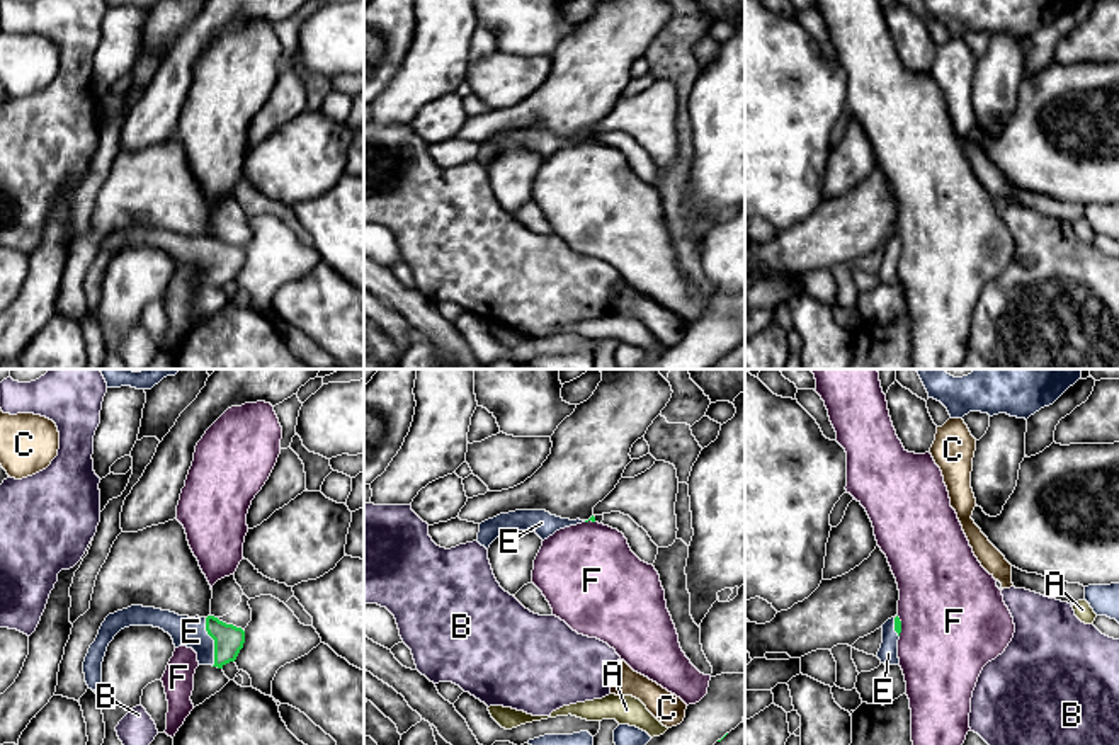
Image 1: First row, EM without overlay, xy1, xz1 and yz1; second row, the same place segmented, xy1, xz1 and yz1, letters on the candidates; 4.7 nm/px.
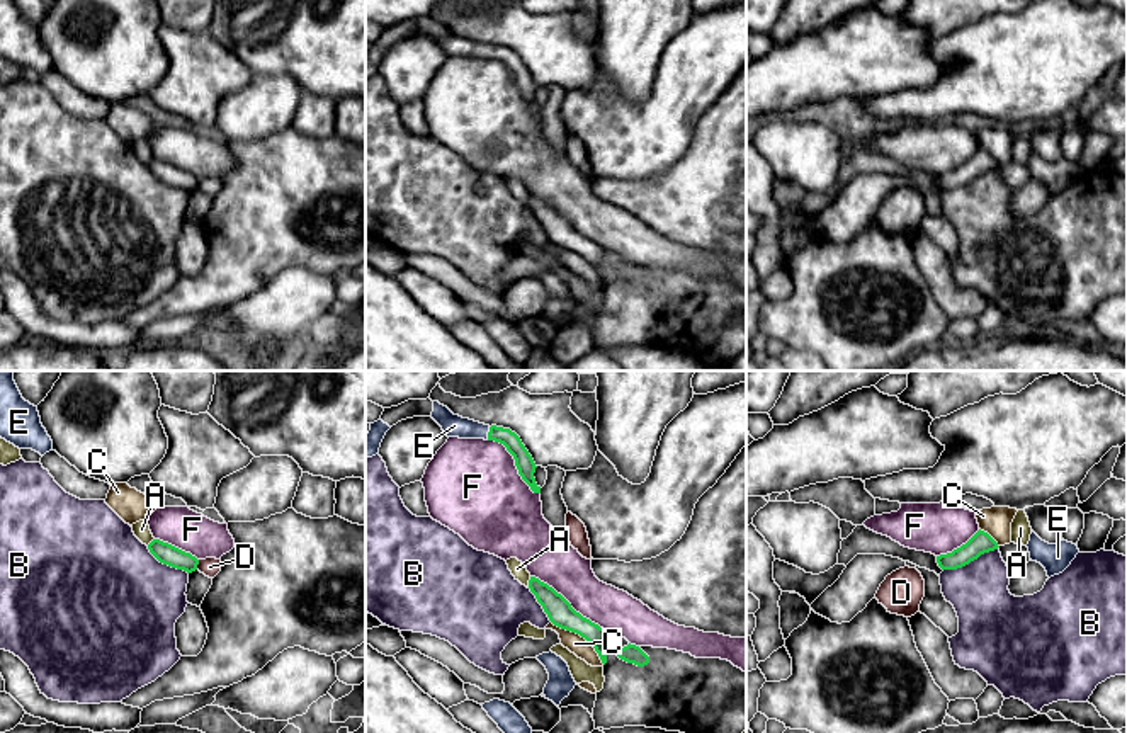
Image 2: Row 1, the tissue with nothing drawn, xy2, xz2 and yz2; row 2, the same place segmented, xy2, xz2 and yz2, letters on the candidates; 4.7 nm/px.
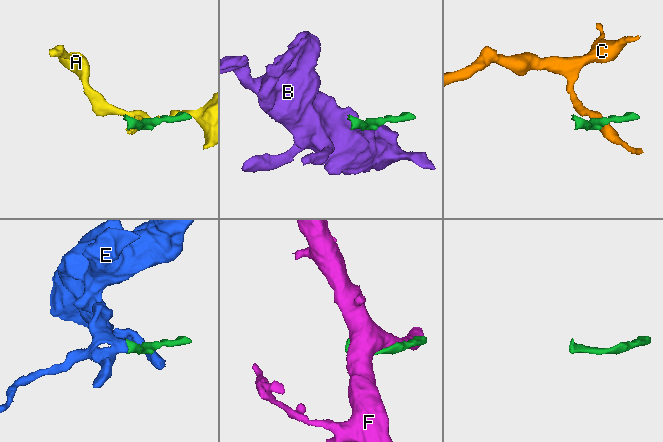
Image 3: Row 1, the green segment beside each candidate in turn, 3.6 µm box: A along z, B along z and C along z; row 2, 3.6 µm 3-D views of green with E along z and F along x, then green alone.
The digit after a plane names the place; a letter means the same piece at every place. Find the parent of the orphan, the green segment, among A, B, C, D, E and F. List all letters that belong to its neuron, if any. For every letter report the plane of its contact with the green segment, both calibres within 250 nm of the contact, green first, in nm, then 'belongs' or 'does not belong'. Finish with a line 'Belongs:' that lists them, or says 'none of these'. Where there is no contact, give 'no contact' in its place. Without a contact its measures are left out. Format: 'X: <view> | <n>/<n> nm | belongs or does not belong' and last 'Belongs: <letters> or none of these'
A: xz2 | 120/70 nm | does not belong
B: yz2 | 100/280 nm | does not belong
C: xz2 | 120/90 nm | does not belong
D: xy2 | 100/90 nm | does not belong
E: xy1 | 140/140 nm | belongs
F: xz2 | 120/240 nm | does not belong
Belongs: E

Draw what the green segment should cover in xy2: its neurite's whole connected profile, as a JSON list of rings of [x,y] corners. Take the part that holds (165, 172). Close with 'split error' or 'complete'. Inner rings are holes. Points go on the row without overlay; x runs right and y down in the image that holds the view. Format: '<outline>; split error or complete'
[[[153,158],[148,163],[150,172],[163,184],[192,192],[197,189],[199,179],[168,162]]]; complete

